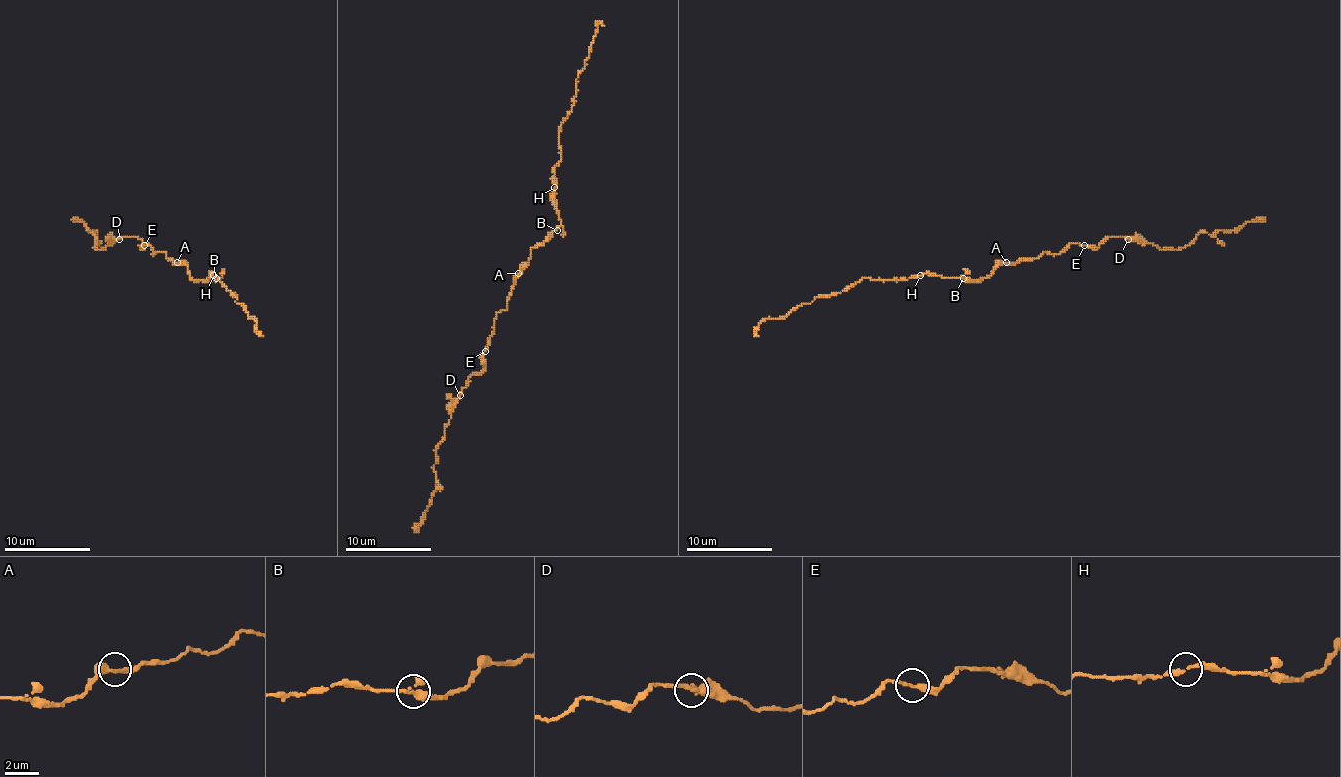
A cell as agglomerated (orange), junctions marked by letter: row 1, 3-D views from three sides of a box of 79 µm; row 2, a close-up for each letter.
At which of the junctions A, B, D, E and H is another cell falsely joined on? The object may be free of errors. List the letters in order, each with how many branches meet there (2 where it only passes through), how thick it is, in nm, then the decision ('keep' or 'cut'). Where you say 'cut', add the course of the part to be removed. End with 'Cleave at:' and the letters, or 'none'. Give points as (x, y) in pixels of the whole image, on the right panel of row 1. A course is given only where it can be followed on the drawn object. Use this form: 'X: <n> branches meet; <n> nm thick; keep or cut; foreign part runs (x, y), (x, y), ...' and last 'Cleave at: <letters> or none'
A: 2 branches meet; 300 nm thick; keep
B: 2 branches meet; 300 nm thick; keep
D: 2 branches meet; 280 nm thick; keep
E: 2 branches meet; 280 nm thick; keep
H: 2 branches meet; 280 nm thick; keep
Cleave at: none

